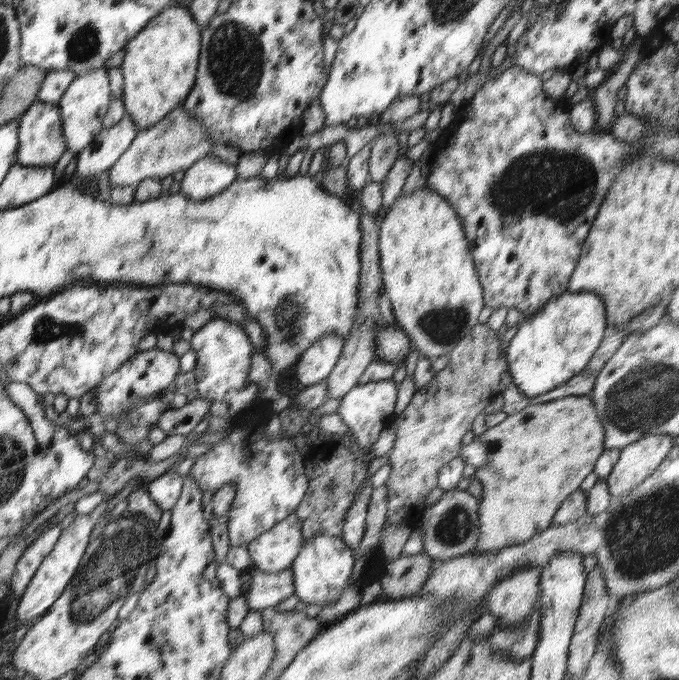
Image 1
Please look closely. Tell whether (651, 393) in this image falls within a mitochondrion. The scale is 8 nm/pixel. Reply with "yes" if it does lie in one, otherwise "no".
yes

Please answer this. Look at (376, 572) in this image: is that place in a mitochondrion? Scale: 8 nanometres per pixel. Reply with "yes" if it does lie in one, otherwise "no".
no

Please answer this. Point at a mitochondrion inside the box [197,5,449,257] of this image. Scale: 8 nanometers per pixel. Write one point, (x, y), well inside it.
(235, 62)

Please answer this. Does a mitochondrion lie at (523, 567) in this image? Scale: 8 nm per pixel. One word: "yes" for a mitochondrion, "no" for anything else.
no

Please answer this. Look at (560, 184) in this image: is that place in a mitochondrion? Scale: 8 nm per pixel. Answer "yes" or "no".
yes

